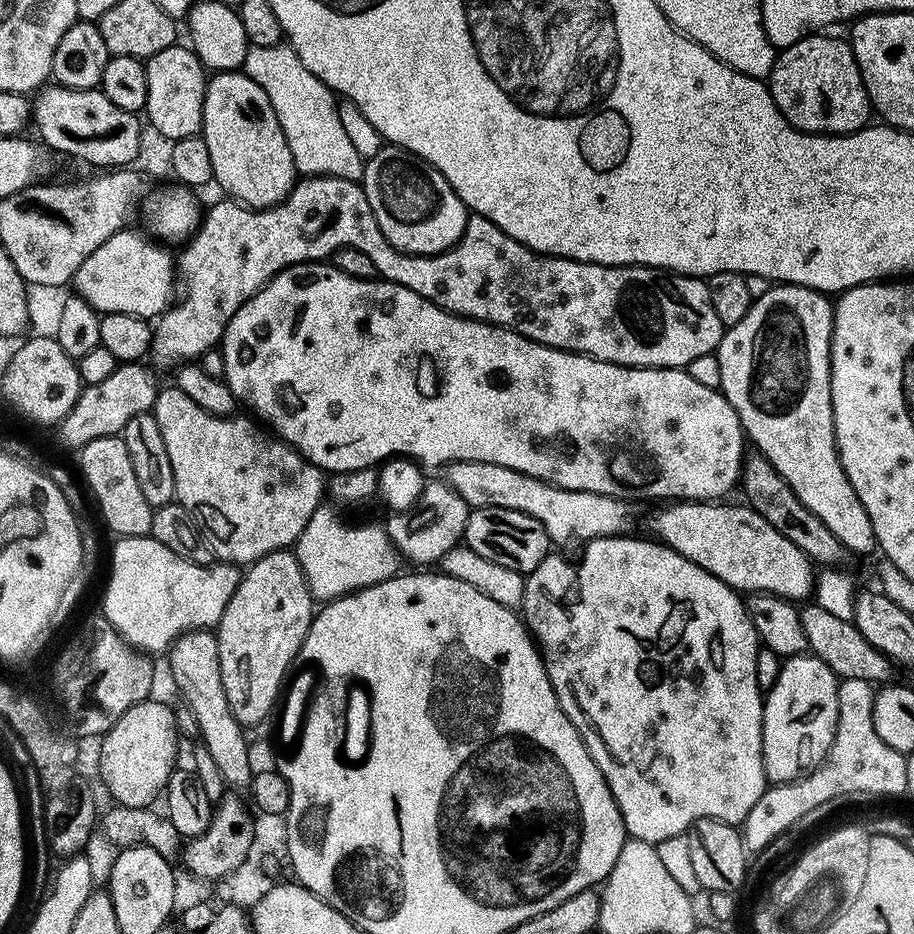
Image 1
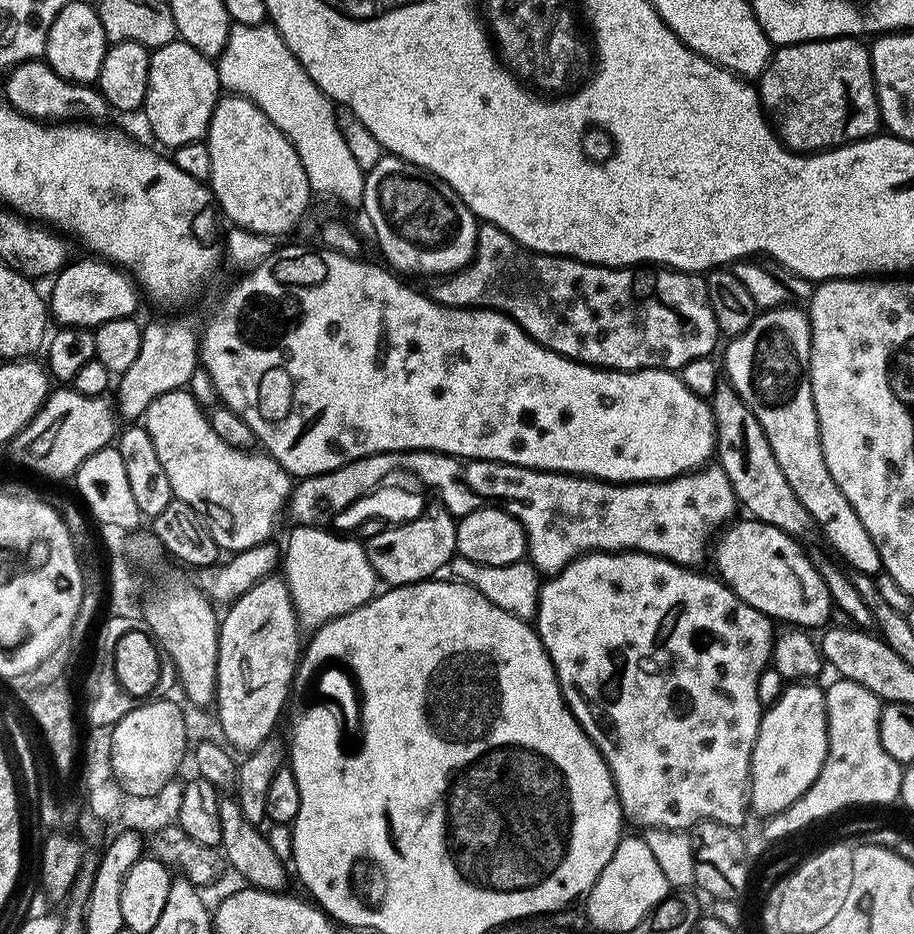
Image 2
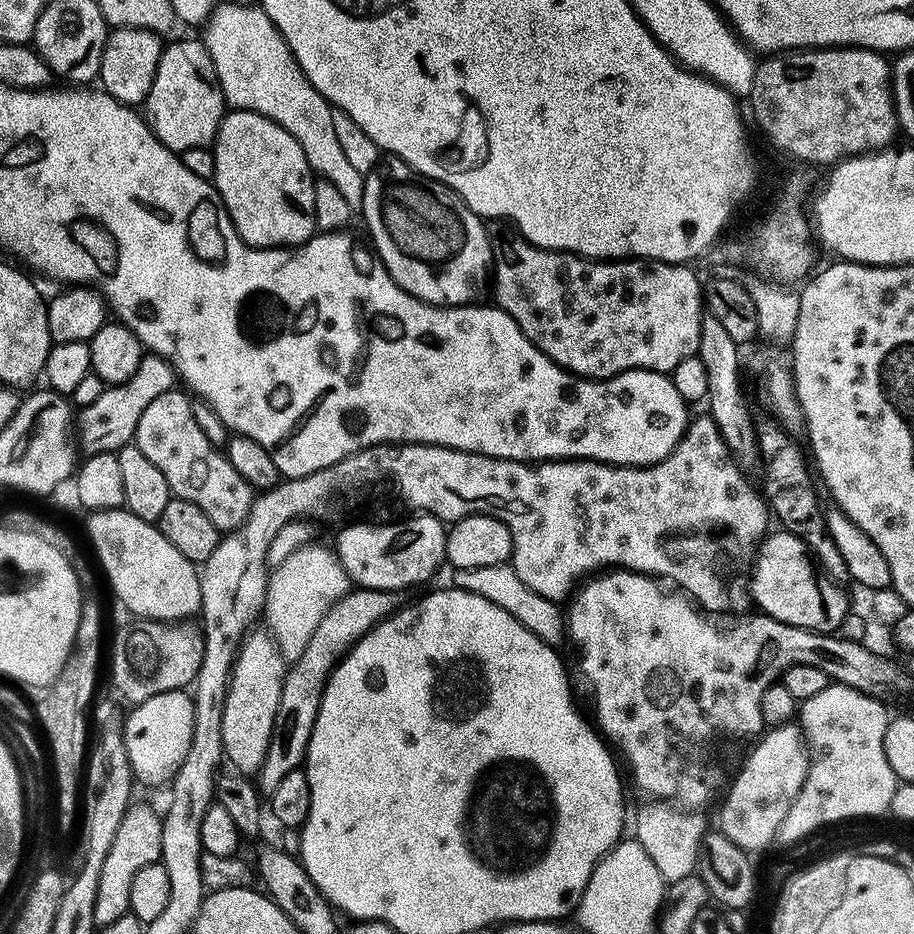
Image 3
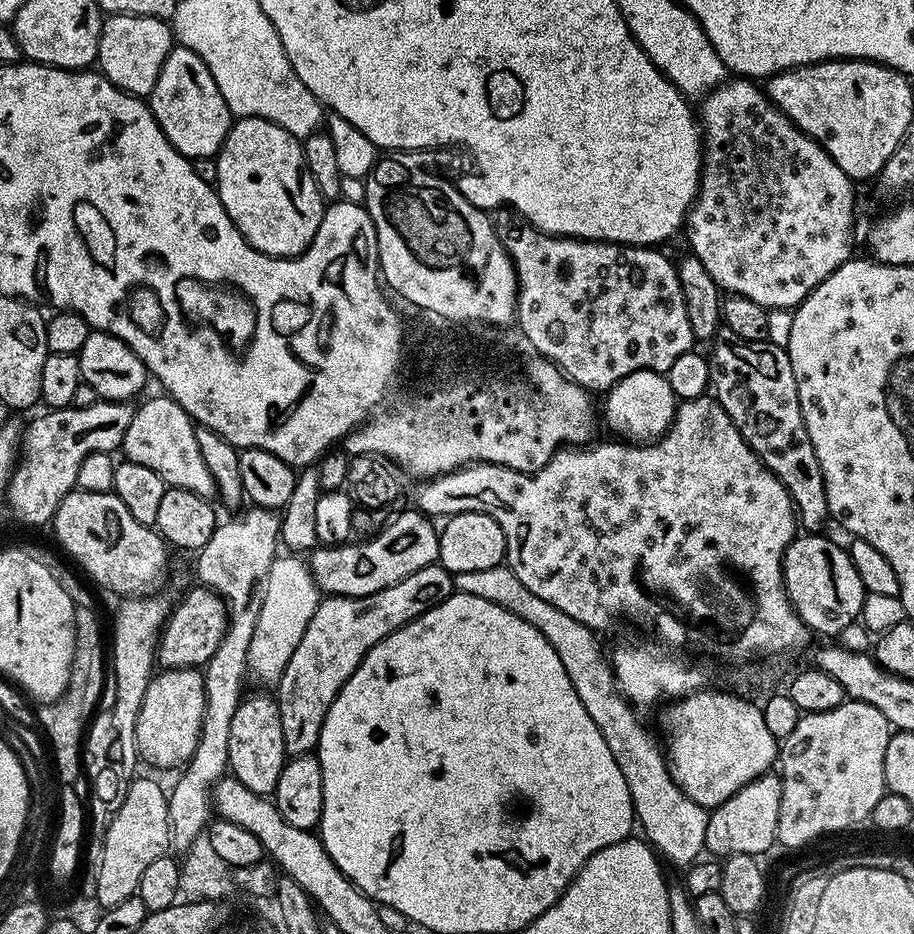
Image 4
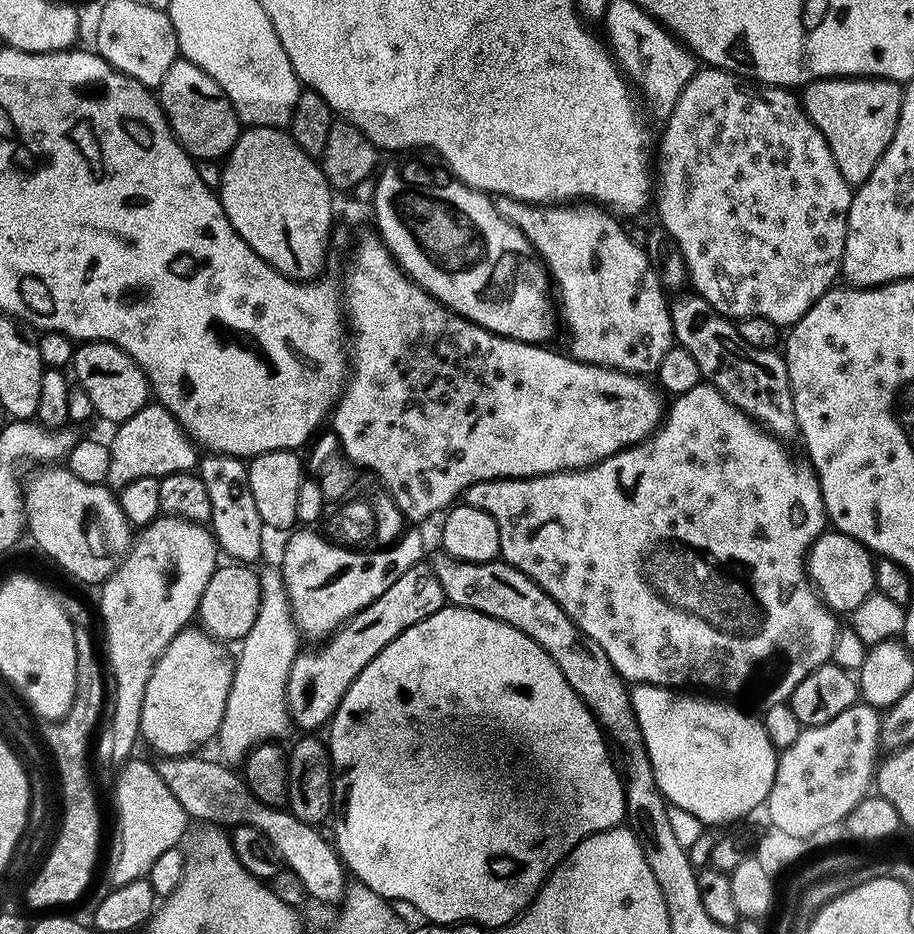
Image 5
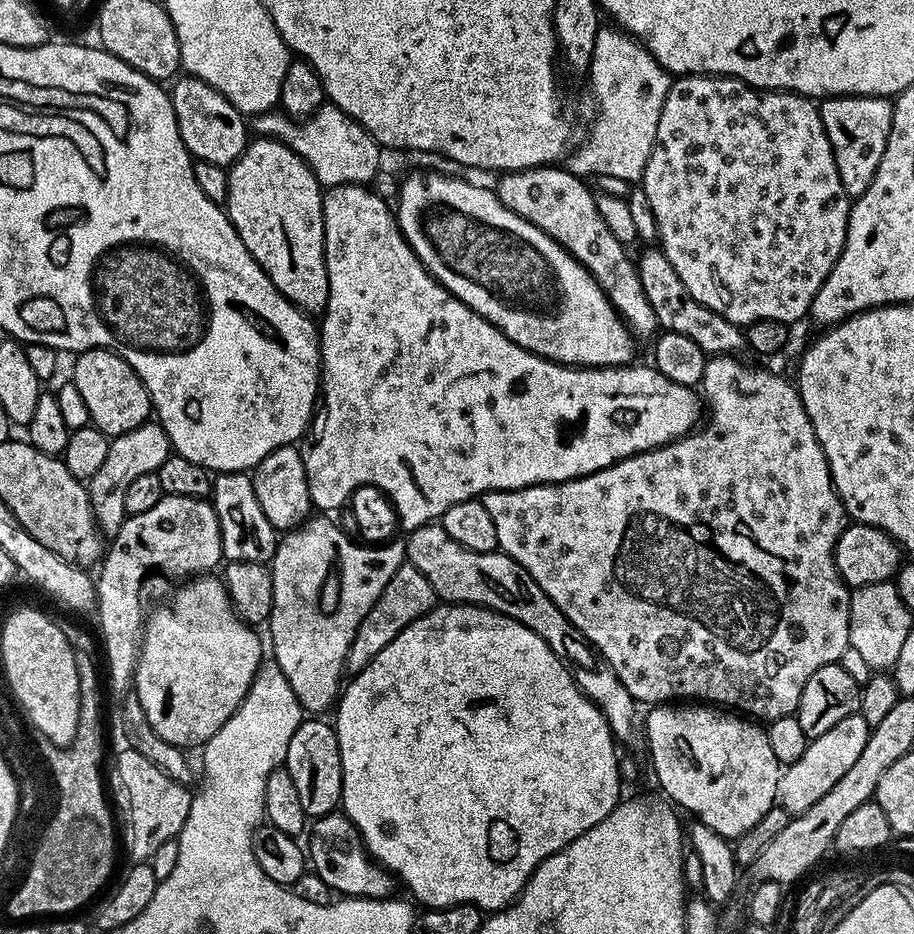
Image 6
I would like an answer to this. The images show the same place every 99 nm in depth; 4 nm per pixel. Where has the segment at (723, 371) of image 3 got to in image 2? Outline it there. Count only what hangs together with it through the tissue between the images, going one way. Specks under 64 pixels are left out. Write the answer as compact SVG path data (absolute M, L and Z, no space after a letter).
M727 382L717 383L716 389L710 398L710 403L712 405L712 415L715 418L716 422L716 439L717 439L717 451L716 458L719 464L719 467L722 468L723 472L730 479L731 488L735 492L735 496L737 498L737 503L744 509L744 507L749 511L747 512L753 519L760 520L766 522L768 525L772 525L775 528L780 528L782 531L793 538L801 538L800 536L804 536L815 529L815 524L812 520L812 515L808 510L800 502L798 502L797 495L794 494L793 488L790 486L788 482L786 482L785 475L782 474L781 467L778 466L777 459L774 458L774 452L770 449L769 440L766 438L765 431L762 430L761 423L758 422L756 418L754 418L753 412L750 410L748 406L741 400L741 396L732 388L732 385Z

